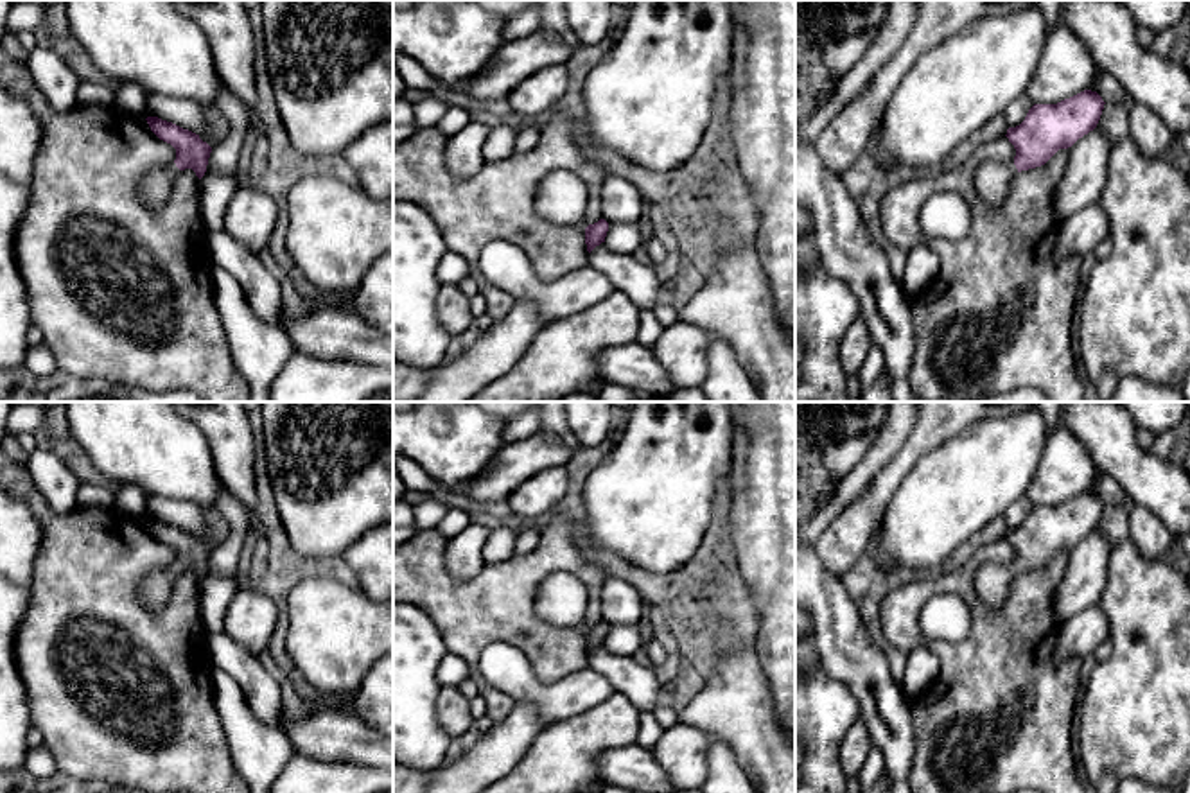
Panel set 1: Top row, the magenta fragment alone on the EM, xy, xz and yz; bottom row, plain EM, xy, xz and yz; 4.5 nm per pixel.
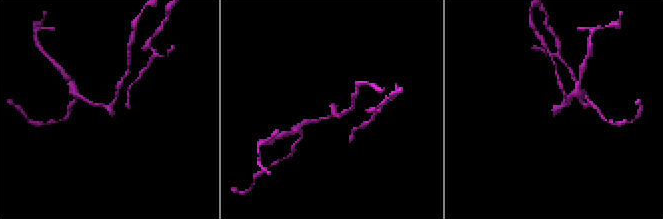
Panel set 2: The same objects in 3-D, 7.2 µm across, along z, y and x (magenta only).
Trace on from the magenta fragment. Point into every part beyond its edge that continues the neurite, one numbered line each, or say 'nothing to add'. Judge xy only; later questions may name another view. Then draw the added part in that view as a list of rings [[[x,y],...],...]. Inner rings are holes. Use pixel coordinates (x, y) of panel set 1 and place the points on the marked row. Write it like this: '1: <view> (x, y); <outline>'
1: xy (155, 189); [[[174,161],[153,169],[138,187],[138,197],[142,199],[142,203],[153,210],[162,208],[167,203],[174,178],[179,172],[181,170],[176,167]]]

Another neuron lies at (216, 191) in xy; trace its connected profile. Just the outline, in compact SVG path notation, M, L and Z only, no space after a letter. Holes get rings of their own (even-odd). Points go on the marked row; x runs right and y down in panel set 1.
M205 174L199 179L201 217L208 231L223 228L226 208L239 187L235 174Z

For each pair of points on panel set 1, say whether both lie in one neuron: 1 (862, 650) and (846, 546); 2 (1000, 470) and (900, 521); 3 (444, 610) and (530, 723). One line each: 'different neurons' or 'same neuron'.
1: different neurons
2: same neuron
3: different neurons

